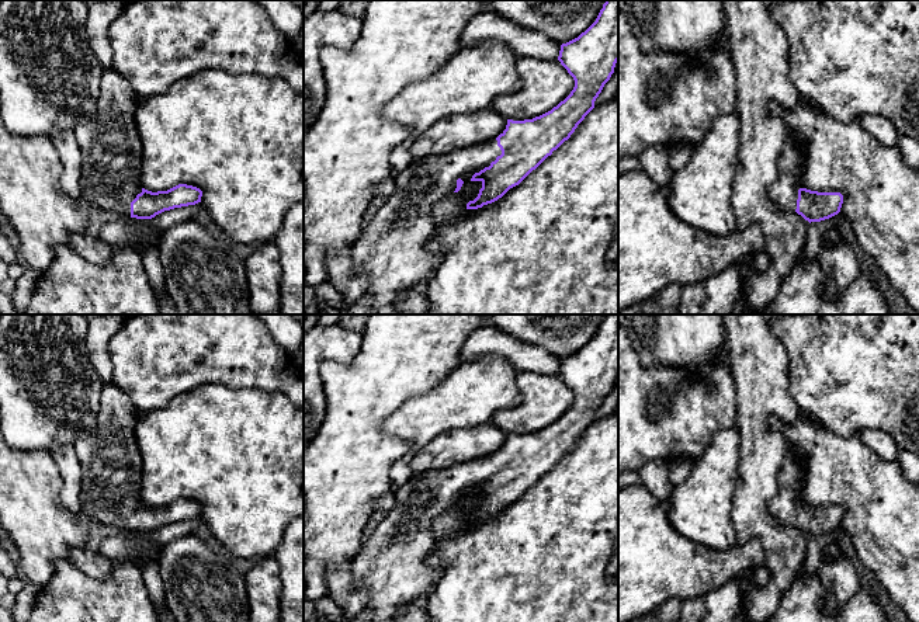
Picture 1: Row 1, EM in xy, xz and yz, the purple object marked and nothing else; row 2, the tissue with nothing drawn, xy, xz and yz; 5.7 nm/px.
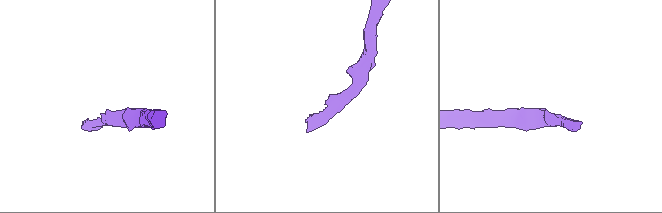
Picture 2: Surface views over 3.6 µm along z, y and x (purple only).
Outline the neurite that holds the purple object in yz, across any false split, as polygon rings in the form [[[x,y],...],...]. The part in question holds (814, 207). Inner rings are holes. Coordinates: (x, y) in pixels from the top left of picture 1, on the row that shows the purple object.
[[[787,143],[778,159],[778,177],[769,188],[776,205],[786,212],[797,212],[805,220],[821,222],[840,212],[840,192],[818,192],[802,187],[802,150]]]

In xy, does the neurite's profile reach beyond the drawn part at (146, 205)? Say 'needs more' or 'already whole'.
needs more

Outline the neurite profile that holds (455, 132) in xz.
[[[490,108],[451,115],[420,133],[410,146],[410,154],[413,159],[422,159],[474,147],[497,138],[506,125],[507,119]]]

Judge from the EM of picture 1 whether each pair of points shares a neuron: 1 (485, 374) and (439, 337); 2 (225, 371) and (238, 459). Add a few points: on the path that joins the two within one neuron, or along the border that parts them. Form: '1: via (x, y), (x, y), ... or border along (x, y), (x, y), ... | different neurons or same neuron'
1: border along (461, 361), (437, 384) | different neurons
2: border along (196, 388), (204, 384), (222, 384), (260, 391) | different neurons

